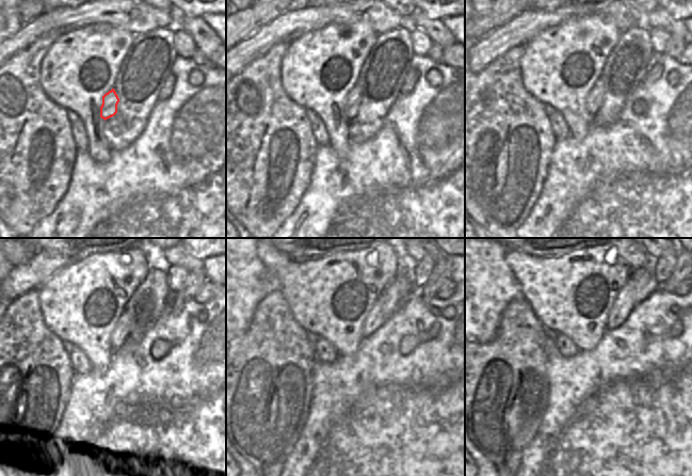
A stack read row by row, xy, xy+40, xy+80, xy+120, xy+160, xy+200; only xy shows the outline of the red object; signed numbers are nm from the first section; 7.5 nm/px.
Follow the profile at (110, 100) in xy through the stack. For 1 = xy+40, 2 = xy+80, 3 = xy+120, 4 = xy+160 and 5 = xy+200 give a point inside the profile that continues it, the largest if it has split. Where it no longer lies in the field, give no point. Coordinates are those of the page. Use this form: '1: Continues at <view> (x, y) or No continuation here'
1: Continues at xy+40 (353, 99)
2: Continues at xy+80 (595, 96)
3: Continues at xy+120 (124, 326)
4: Continues at xy+160 (401, 286)
5: Continues at xy+200 (641, 283)

